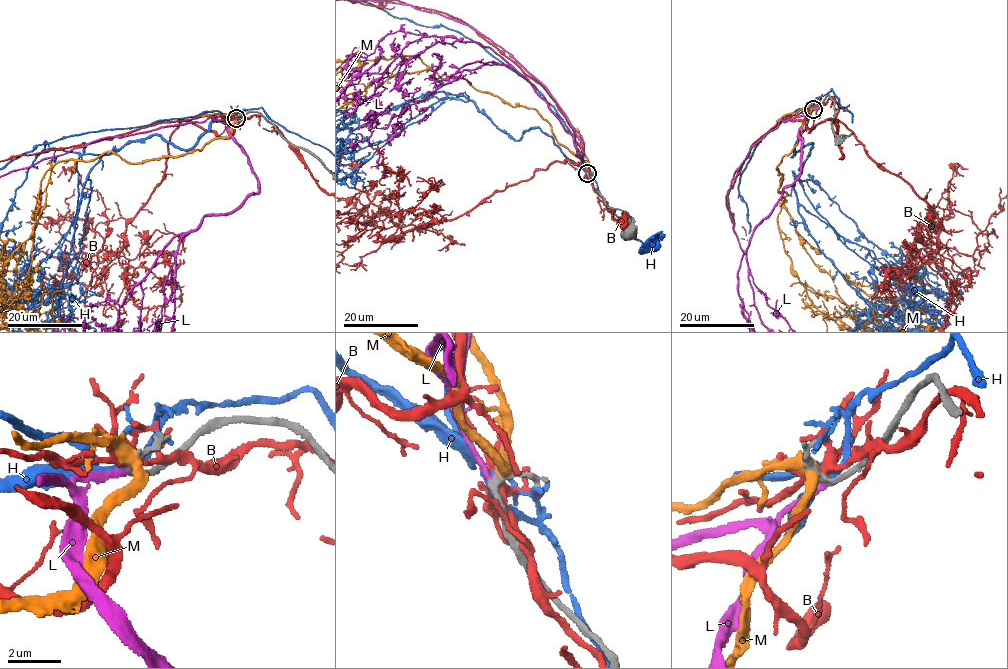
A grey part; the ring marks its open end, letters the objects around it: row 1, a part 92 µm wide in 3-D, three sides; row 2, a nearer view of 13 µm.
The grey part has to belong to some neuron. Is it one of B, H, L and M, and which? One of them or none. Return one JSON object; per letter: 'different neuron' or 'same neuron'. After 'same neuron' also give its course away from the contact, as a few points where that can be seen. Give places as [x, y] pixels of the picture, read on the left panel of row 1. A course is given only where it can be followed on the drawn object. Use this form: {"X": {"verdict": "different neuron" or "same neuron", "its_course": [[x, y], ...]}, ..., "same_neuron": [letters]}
{"B": {"verdict": "different neuron"}, "H": {"verdict": "different neuron"}, "L": {"verdict": "same neuron"}, "M": {"verdict": "different neuron"}, "same_neuron": ["L"]}

